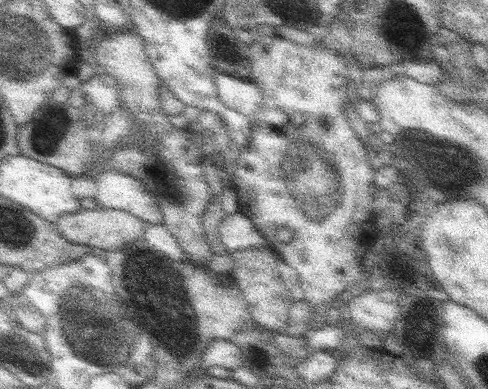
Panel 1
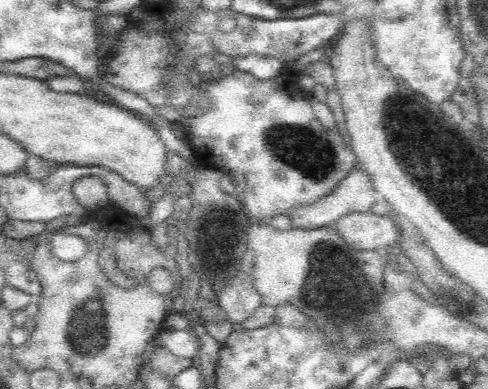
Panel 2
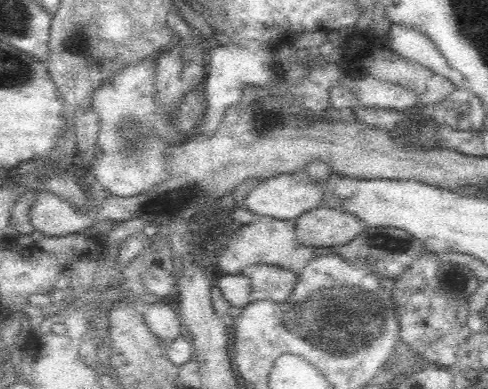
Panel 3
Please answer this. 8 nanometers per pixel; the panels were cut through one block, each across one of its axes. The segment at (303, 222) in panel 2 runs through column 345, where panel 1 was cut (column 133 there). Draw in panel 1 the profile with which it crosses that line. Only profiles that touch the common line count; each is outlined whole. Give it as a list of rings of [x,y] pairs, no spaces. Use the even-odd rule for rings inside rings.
[[[101,168],[95,176],[95,208],[123,210],[145,224],[163,224],[163,214],[155,198],[143,188],[139,180],[113,168]]]

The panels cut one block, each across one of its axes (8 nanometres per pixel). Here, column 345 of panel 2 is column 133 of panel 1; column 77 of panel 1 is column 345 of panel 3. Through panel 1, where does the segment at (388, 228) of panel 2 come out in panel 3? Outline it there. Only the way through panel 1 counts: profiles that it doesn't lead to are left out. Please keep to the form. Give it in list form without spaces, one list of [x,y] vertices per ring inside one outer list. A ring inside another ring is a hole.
[[[314,208],[296,222],[296,238],[304,246],[342,246],[358,238],[364,222],[340,208]]]

